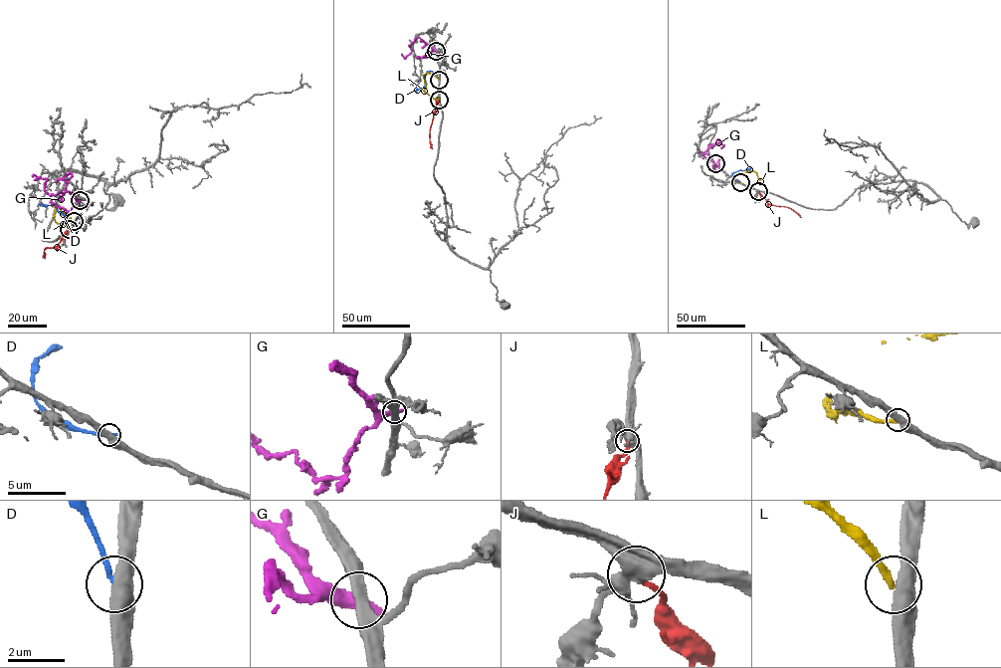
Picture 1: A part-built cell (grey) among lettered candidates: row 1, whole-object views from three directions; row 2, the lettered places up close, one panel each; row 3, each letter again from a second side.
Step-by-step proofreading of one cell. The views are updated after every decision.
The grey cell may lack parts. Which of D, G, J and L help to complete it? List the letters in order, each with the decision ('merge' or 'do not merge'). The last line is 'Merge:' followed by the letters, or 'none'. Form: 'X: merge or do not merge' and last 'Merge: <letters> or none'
D: do not merge
G: do not merge
J: do not merge
L: do not merge
Merge: none

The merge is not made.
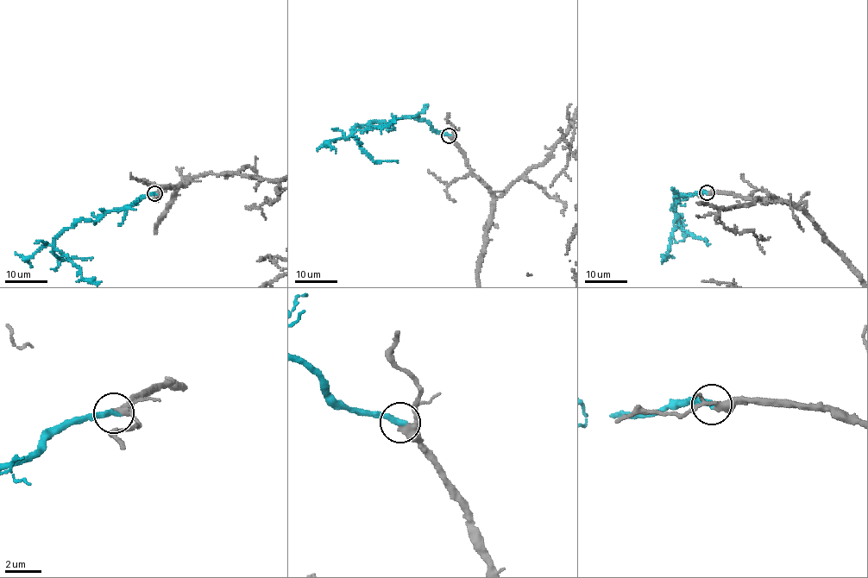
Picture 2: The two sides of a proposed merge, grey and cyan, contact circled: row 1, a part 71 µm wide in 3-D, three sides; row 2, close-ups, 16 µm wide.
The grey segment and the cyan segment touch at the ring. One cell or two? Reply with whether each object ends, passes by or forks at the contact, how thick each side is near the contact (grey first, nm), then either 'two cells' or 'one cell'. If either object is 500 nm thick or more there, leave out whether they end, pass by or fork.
grey passes by; cyan ends there; 340 nm thick on the grey side, 320 nm on the other; one cell

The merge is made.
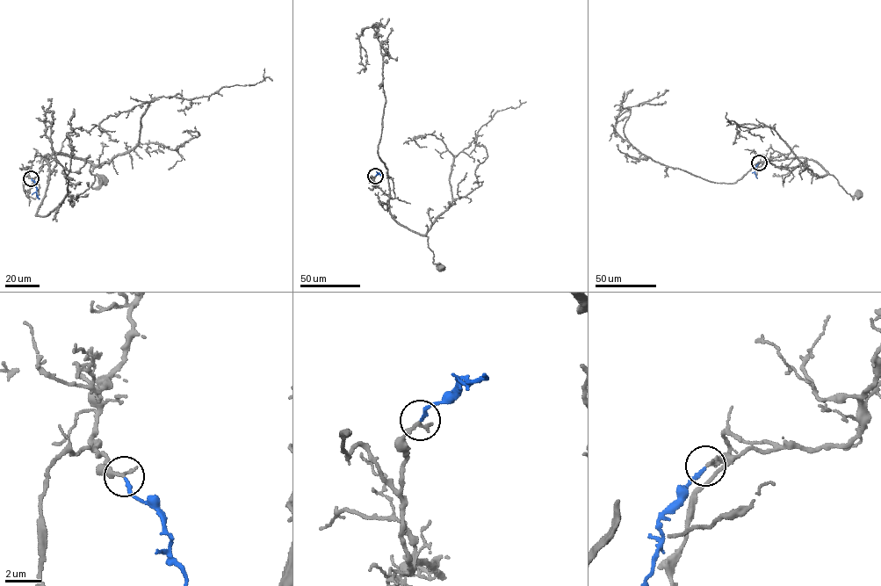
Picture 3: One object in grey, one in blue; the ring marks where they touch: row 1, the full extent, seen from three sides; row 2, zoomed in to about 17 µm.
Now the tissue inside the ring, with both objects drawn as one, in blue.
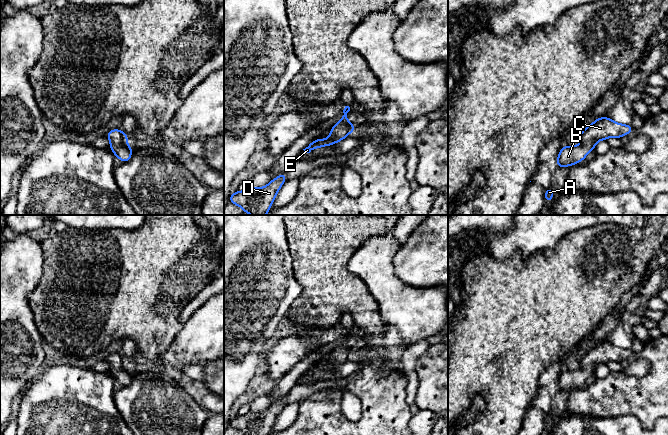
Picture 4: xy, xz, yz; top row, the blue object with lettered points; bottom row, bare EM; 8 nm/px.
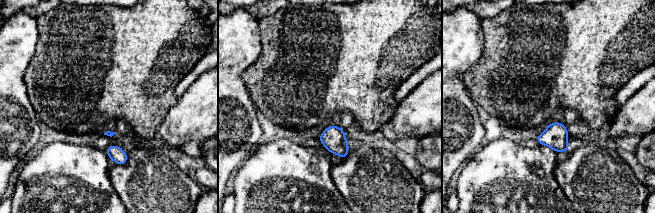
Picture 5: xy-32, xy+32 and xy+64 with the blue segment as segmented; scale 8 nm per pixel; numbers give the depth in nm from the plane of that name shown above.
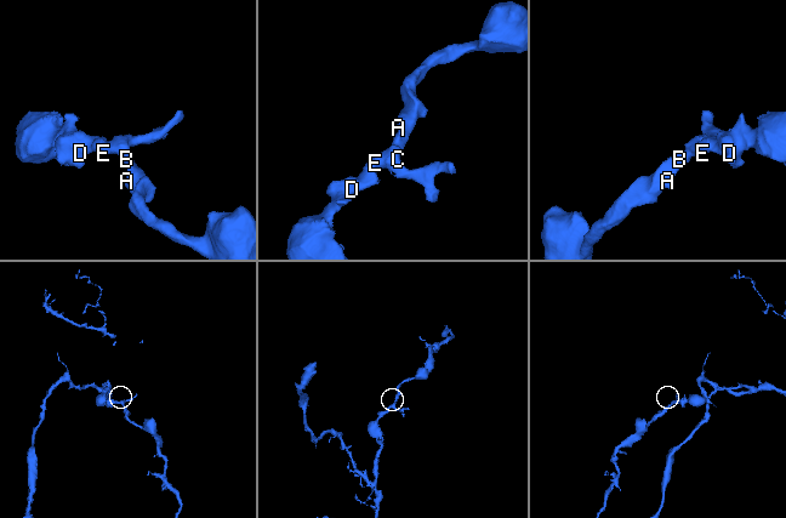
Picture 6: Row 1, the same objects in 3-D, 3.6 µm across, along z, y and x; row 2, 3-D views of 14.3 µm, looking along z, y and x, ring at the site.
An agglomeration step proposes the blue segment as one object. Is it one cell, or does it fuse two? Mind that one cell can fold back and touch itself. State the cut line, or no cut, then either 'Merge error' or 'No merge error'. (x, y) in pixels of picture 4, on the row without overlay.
No split. No merge error

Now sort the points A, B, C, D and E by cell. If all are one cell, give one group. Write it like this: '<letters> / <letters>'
A B C D E

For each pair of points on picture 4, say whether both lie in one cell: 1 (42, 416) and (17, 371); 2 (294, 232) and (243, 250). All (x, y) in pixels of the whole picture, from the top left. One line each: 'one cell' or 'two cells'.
1: two cells
2: two cells

